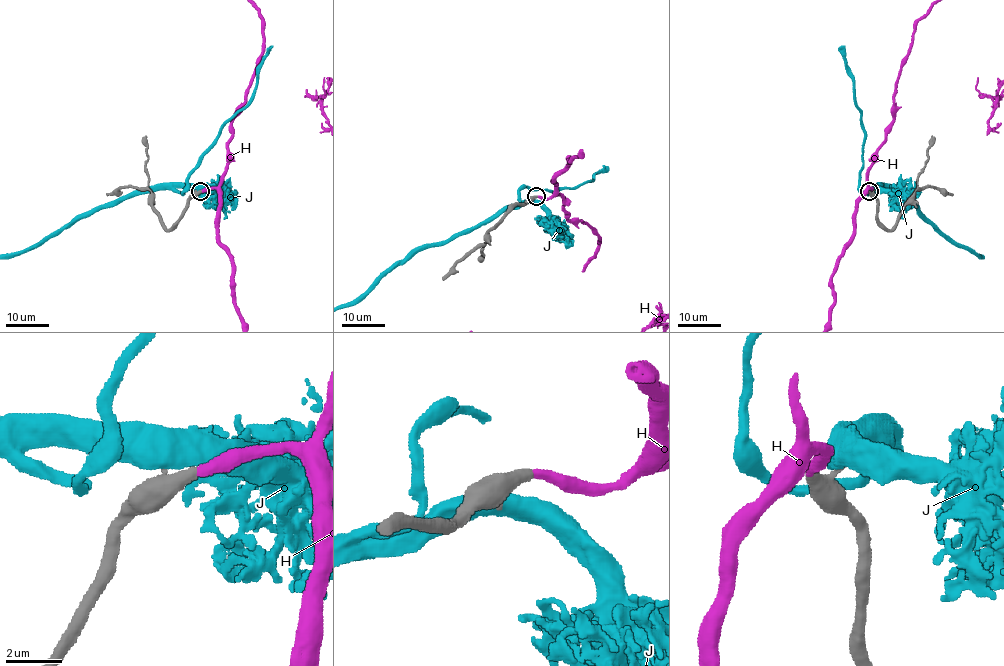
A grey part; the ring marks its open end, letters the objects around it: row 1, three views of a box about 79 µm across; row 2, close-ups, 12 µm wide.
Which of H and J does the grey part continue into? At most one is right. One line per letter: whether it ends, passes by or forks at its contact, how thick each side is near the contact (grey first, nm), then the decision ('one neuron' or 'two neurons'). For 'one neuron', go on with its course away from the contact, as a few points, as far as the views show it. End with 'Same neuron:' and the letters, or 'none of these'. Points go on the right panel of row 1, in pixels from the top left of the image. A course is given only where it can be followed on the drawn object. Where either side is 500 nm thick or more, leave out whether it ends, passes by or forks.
H: it ends there; 480 nm thick on the grey side, 360 nm on the other; one neuron
J: 440 nm thick on the grey side, 750 nm on the other; two neurons
Same neuron: H

